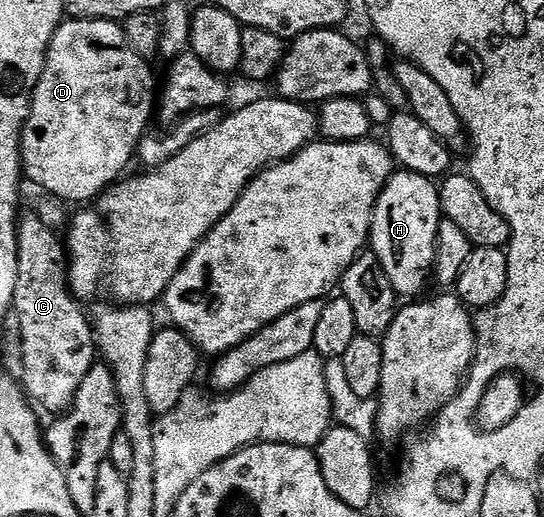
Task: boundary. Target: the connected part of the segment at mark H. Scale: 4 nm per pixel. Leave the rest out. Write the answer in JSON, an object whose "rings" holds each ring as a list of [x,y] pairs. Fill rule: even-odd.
{"rings":[[[403,169],[390,174],[389,183],[383,188],[373,209],[371,250],[376,254],[379,264],[383,264],[387,280],[391,280],[395,292],[402,299],[413,300],[426,293],[425,285],[431,282],[433,264],[437,261],[437,233],[442,217],[439,186],[434,179],[424,178]]]}

